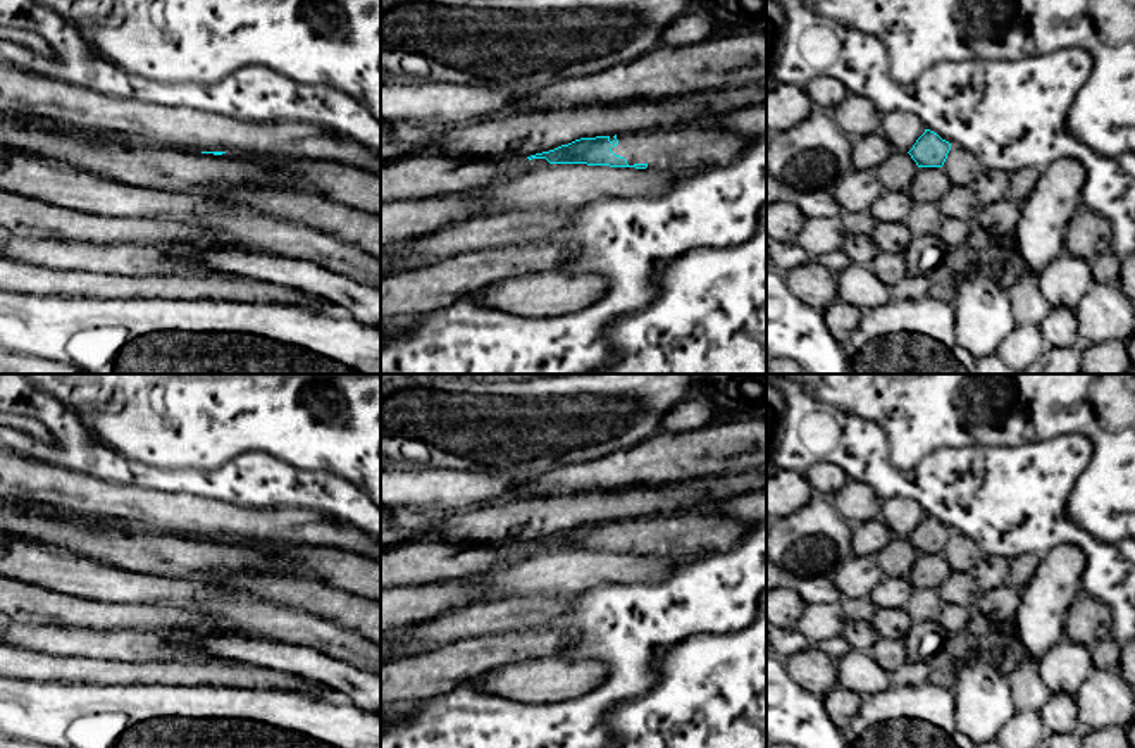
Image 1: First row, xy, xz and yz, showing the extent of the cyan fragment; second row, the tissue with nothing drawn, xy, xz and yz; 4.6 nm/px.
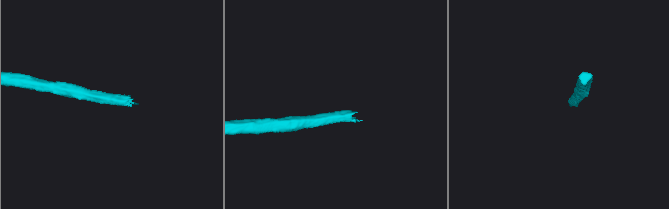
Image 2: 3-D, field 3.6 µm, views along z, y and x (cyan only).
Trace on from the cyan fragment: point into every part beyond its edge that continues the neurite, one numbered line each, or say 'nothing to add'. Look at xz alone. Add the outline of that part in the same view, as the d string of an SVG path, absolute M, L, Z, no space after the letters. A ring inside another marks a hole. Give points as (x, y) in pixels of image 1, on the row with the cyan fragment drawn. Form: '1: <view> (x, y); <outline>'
1: xz (691, 147); M679 126L632 134L617 134L615 155L629 165L665 165L672 171L696 171L732 162L754 136L715 126Z

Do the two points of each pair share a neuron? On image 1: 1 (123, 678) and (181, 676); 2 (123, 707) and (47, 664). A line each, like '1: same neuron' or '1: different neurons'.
1: same neuron
2: different neurons

